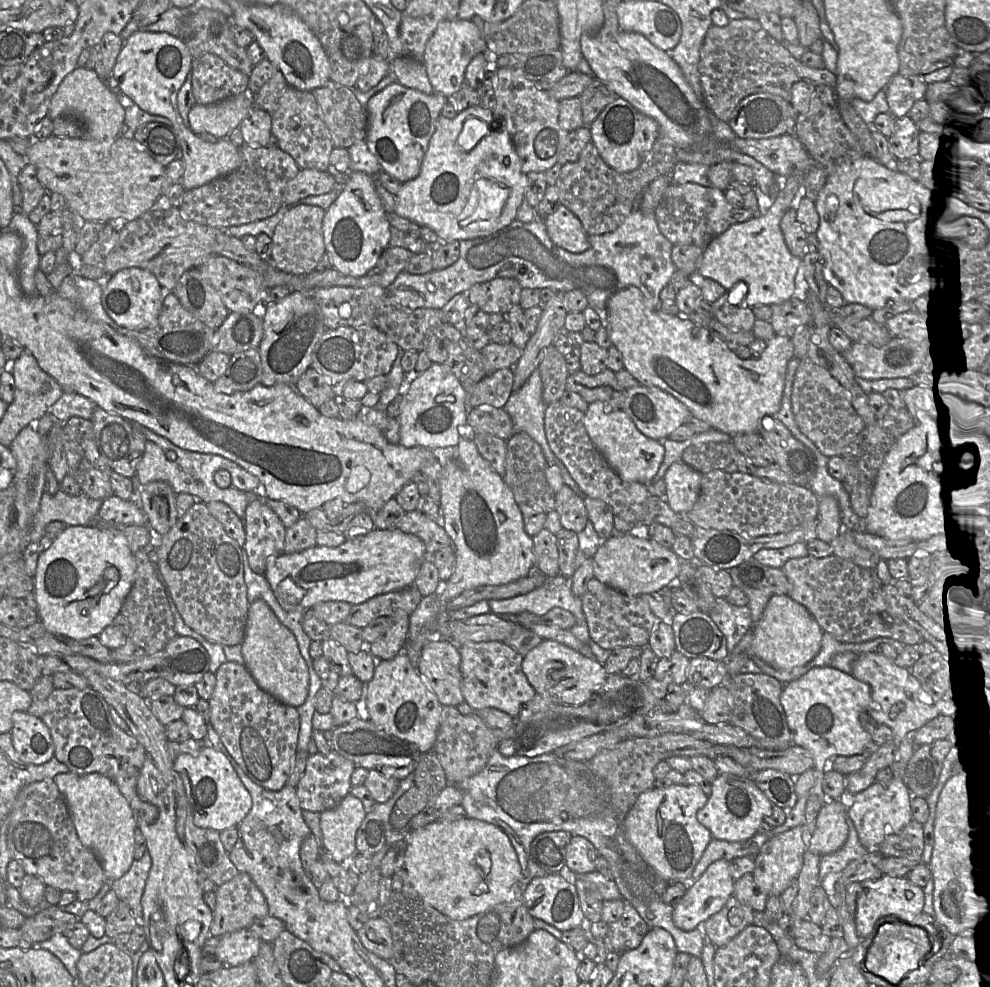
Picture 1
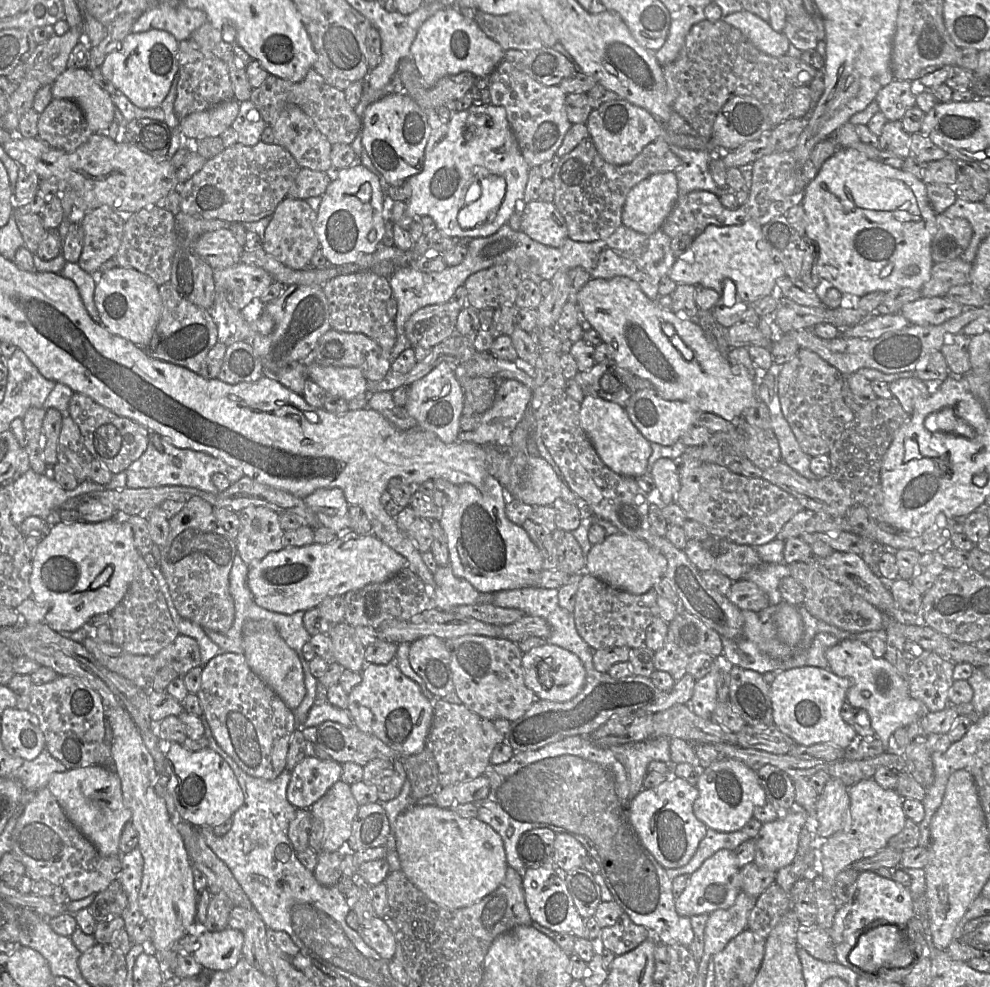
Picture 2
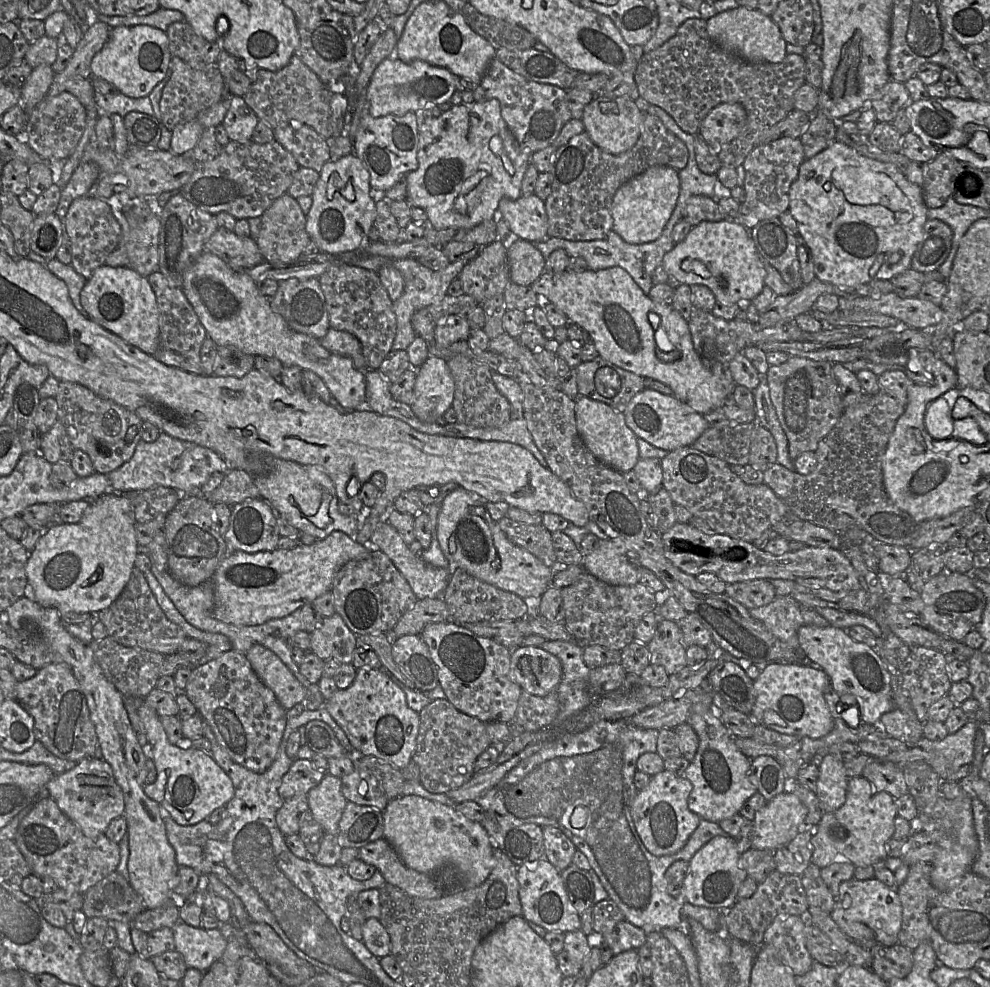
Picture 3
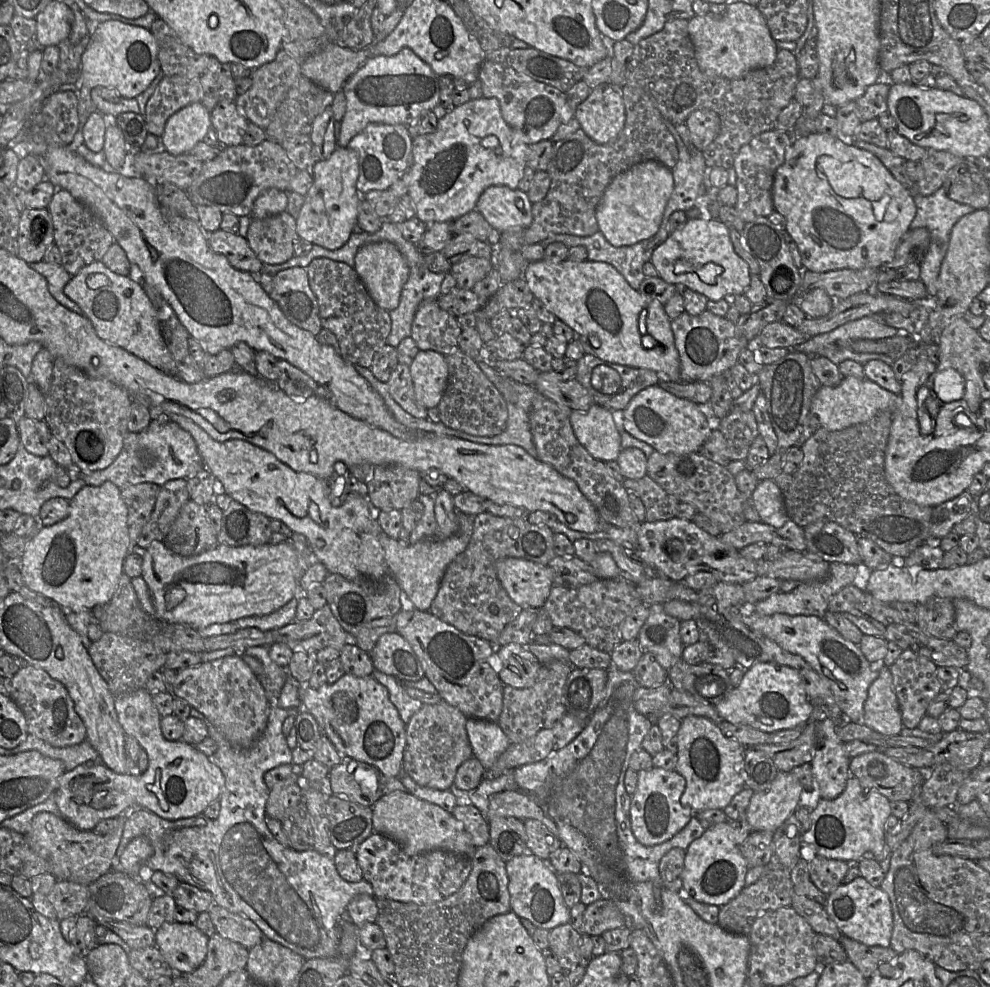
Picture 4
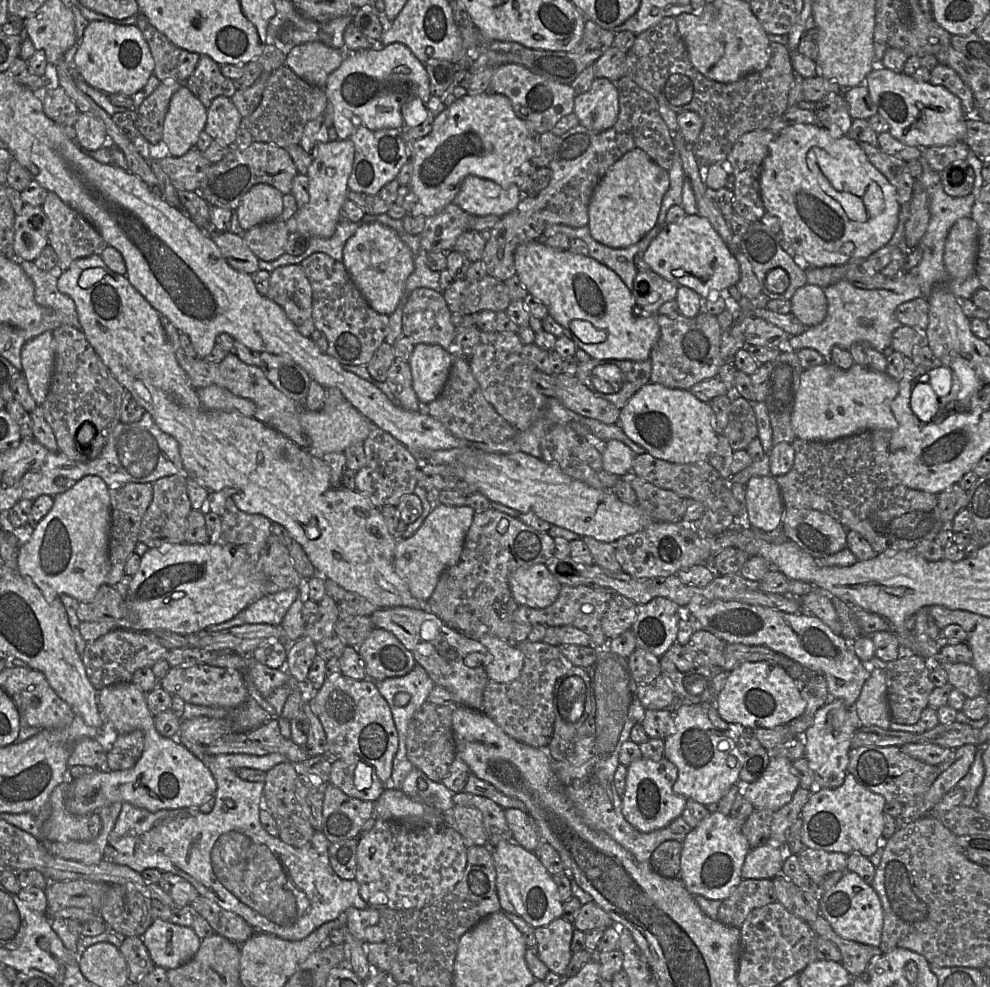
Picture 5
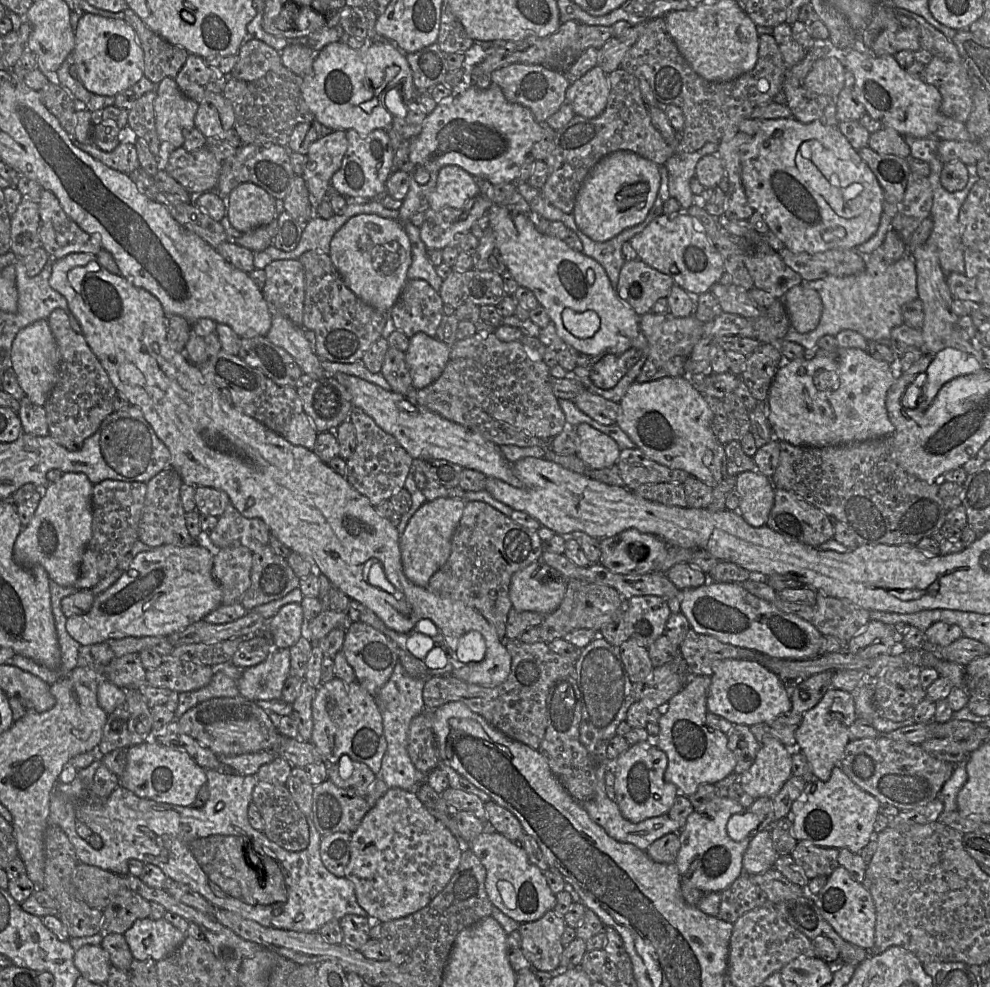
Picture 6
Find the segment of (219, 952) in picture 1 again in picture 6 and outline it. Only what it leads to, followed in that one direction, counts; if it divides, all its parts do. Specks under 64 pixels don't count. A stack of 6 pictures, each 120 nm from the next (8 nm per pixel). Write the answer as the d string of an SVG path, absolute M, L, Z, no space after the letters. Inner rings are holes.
M163 918L138 919L123 934L134 959L155 961L173 953L186 935Z

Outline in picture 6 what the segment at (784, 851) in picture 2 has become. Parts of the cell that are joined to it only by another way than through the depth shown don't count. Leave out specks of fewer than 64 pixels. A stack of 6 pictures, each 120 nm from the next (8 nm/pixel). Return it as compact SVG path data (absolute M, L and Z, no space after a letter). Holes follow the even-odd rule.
M763 738L753 765L739 776L743 790L754 799L772 799L793 775L790 751L776 738Z

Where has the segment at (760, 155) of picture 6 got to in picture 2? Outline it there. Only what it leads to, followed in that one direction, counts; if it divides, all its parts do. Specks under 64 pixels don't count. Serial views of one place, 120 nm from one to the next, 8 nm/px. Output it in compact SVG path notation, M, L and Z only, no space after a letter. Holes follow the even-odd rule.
M839 147L836 152L823 163L816 177L806 186L805 196L801 205L806 214L805 237L810 238L817 249L817 273L821 280L828 282L842 294L847 293L862 297L870 292L881 291L886 293L899 287L920 291L923 285L930 279L931 270L934 265L931 256L931 245L937 232L937 213L932 209L929 203L925 183L913 174L901 168L894 168L872 160L864 153L853 148Z

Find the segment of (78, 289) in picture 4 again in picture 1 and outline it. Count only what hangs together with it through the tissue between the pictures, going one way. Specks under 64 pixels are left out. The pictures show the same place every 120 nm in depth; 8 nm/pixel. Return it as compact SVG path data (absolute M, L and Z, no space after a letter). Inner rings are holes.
M125 268L103 282L101 302L109 317L119 326L144 331L154 327L162 310L165 290L151 272L137 268Z

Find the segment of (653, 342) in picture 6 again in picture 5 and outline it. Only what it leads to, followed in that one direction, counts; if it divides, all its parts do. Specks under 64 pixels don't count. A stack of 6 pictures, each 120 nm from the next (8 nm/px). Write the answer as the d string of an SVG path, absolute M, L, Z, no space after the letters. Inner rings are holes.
M701 311L695 317L656 315L660 327L660 336L650 353L652 383L659 383L669 388L689 390L693 385L718 376L720 367L726 362L720 355L722 329L717 316Z

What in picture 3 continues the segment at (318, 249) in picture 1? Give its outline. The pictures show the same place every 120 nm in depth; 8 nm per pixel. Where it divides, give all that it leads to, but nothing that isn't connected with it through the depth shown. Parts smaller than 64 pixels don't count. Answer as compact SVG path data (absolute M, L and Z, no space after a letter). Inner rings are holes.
M287 193L283 194L265 210L260 218L259 235L255 242L264 261L286 265L292 265L298 261L311 238L306 231L307 217L297 199Z

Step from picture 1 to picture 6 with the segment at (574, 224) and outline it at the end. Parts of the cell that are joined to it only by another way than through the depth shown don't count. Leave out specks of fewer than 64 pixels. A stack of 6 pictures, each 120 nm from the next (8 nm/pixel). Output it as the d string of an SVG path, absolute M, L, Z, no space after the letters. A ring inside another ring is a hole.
M447 165L438 173L435 190L428 198L428 209L462 208L479 193L479 180L458 166Z

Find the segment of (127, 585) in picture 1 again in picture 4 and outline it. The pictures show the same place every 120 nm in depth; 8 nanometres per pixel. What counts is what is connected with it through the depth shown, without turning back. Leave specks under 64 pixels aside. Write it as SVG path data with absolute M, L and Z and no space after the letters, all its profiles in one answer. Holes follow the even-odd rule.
M109 481L104 482L100 486L86 485L70 500L70 512L64 520L50 526L44 526L40 529L27 544L21 559L17 560L17 562L19 562L21 576L30 590L42 594L52 600L64 611L80 612L82 610L89 610L89 612L91 612L94 607L103 606L111 601L117 589L119 580L124 574L124 562L129 554L130 543L127 526L128 510L120 492L121 490Z

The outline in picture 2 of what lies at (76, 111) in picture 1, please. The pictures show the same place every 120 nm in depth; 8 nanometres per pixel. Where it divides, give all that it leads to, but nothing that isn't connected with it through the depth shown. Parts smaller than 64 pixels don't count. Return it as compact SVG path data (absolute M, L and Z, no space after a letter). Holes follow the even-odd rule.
M86 68L66 69L52 85L53 99L76 102L84 111L93 133L105 134L114 121L115 105Z

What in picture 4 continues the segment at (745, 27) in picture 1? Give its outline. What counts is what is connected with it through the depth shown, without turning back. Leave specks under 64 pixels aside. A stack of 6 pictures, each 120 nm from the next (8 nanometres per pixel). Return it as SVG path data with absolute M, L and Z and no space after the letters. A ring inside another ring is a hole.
M687 19L670 20L664 25L664 27L660 31L642 39L639 43L634 45L633 53L629 57L627 66L626 66L625 84L637 89L640 93L642 93L645 97L647 97L650 100L650 102L653 104L653 106L660 111L663 118L665 120L672 122L674 125L684 124L688 116L692 112L697 110L711 110L717 113L721 120L720 132L717 135L717 137L713 140L713 142L704 151L702 151L702 155L703 155L705 164L709 169L724 168L728 170L733 167L734 160L737 154L745 144L749 143L754 137L764 132L772 131L775 129L776 121L781 111L794 99L796 85L800 79L797 58L795 57L793 52L786 49L779 49L776 55L776 59L771 66L754 69L748 72L747 74L745 74L744 76L742 76L741 78L727 79L722 77L709 76L703 73L698 66L698 63L695 57L694 46L688 32L688 21L689 20Z

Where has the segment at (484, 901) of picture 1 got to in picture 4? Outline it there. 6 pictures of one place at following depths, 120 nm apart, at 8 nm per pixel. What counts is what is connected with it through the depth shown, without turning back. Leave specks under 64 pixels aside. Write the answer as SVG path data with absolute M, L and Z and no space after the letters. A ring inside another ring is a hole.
M393 791L384 794L372 806L374 832L397 842L409 856L444 850L471 859L477 848L462 822L440 806L419 799L409 793Z

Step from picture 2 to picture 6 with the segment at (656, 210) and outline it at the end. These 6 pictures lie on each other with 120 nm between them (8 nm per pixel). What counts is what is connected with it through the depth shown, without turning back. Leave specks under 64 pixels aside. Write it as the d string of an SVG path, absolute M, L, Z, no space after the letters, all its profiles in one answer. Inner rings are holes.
M630 151L613 152L600 160L583 182L572 215L589 238L596 242L608 241L645 220L660 183L660 167L656 163Z

